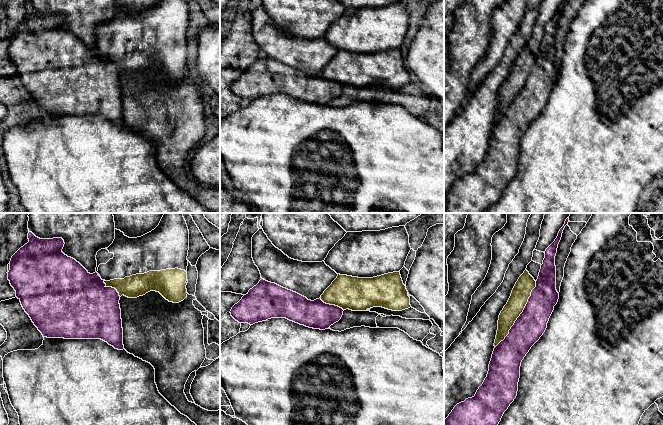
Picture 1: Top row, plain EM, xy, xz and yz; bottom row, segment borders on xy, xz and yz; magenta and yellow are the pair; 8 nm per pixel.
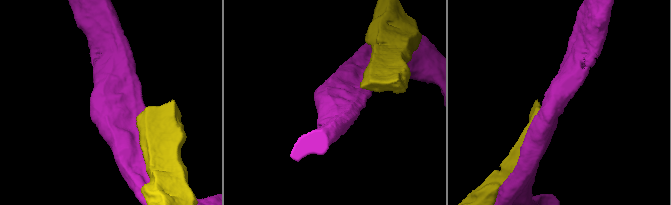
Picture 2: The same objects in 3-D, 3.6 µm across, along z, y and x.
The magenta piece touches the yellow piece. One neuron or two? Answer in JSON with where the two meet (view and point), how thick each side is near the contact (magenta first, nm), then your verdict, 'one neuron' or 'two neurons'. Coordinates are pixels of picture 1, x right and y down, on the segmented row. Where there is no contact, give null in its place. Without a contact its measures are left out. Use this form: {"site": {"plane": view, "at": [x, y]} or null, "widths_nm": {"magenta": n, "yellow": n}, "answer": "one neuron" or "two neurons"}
{"site": {"plane": "yz", "at": [520, 314]}, "widths_nm": {"magenta": 240, "yellow": 150}, "answer": "two neurons"}

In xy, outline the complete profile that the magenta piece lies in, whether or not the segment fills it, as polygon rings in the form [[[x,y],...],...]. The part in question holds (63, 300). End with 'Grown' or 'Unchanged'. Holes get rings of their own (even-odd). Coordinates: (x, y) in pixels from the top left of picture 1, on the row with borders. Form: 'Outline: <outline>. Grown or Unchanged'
Outline: [[[28,233],[29,242],[11,258],[8,280],[16,291],[25,312],[34,325],[47,338],[101,339],[115,349],[123,350],[123,328],[120,296],[115,288],[107,287],[97,272],[90,274],[79,262],[62,252],[62,238],[40,239]]]. Unchanged

